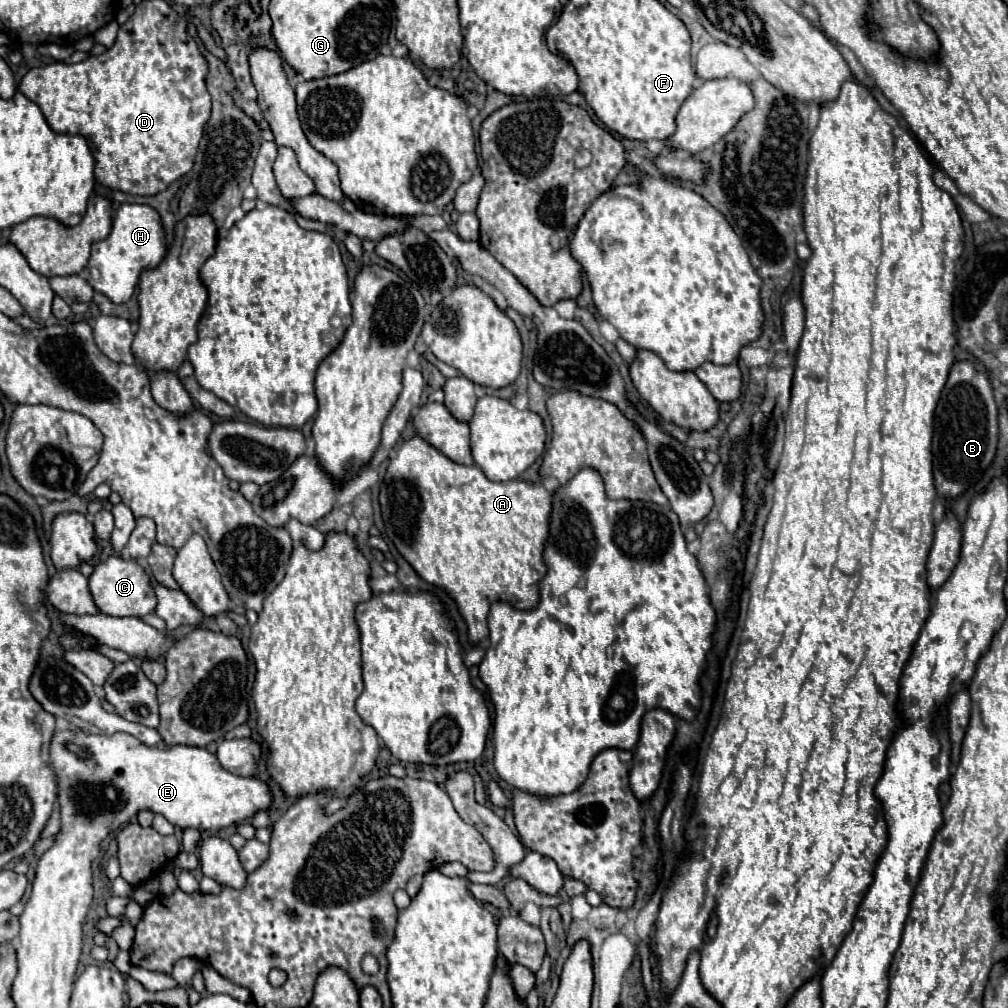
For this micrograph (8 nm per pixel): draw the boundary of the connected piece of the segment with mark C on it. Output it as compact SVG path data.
M112 556L106 562L98 562L88 578L88 590L98 612L106 616L146 616L154 612L154 592L150 592L150 574L134 560L122 560Z

